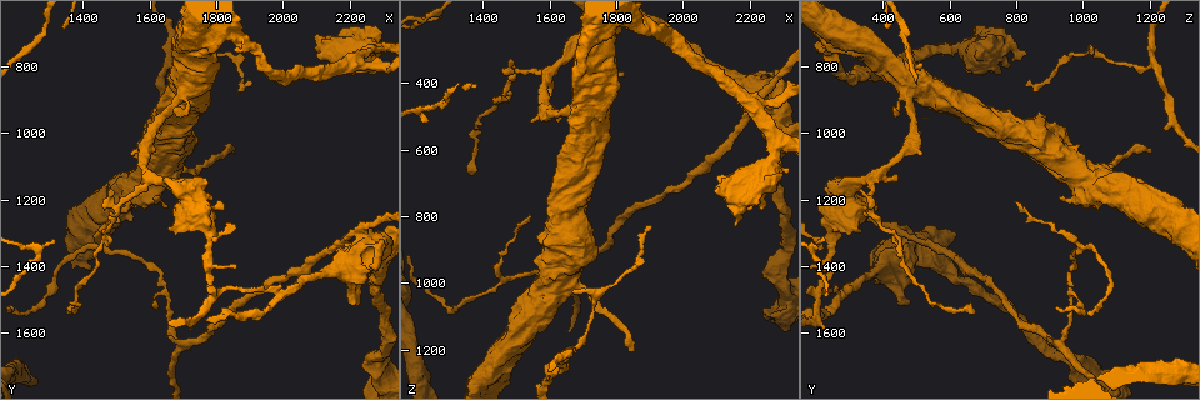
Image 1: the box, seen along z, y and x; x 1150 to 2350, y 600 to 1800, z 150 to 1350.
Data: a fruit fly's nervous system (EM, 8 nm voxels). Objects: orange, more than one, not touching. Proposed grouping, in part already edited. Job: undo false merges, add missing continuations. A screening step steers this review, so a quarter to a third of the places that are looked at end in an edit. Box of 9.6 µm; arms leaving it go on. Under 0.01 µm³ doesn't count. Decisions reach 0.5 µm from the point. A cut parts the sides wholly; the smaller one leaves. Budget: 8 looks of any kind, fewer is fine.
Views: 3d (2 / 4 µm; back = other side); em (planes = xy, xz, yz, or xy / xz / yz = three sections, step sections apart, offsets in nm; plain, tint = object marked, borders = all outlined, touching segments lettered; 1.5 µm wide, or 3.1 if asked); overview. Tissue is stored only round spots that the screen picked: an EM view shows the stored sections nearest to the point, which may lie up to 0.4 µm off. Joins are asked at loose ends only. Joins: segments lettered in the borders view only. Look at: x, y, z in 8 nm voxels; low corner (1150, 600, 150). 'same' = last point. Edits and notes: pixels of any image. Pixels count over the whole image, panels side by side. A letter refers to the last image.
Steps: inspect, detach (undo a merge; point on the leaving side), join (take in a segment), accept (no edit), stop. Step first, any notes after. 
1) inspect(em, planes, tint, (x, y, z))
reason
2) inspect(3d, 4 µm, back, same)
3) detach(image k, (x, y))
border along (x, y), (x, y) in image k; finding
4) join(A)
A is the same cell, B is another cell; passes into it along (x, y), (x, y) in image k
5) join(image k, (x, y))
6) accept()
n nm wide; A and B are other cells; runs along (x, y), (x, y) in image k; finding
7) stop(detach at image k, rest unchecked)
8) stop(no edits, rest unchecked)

inspect(em, planes, plain, (1960, 1470, 250))
two arms in line, one across

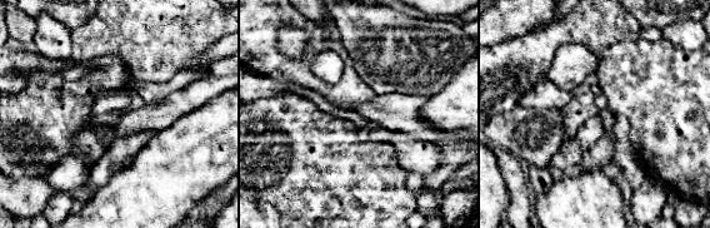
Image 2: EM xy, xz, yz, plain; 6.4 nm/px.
inspect(em, planes, borders, same)

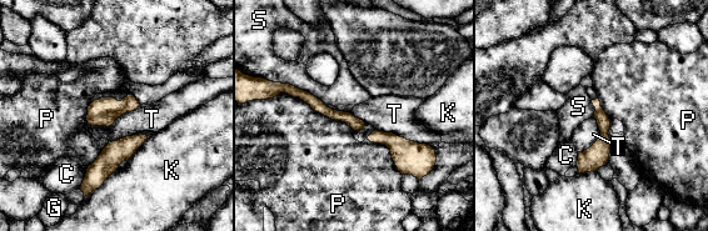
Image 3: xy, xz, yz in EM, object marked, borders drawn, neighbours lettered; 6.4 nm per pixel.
detach(image 3, (597, 155))
40 nm wide; C, G, K, P, S and T are other cells; the part that leaves runs along (141, 137), (123, 149), (85, 189) in image 3; two cells meet here

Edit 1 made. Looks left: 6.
inspect(3d, 2 µm, back, (1670, 760, 1020))
branch stops here

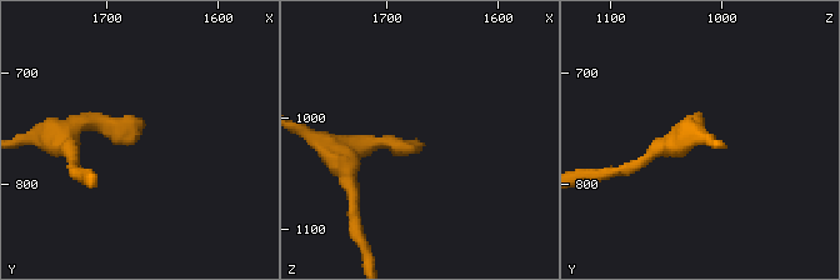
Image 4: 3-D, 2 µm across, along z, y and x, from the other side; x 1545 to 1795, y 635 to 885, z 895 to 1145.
inspect(em, planes, tint, (1670, 752, 1026))

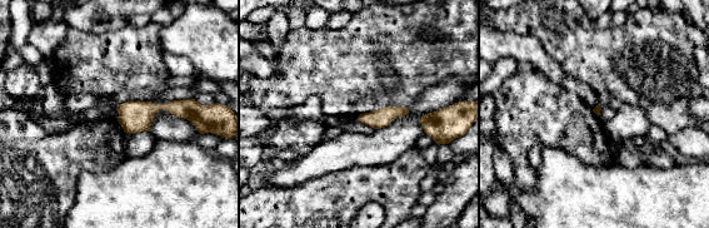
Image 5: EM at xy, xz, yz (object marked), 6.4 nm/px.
inspect(em, planes, borders, same)
what lies round it

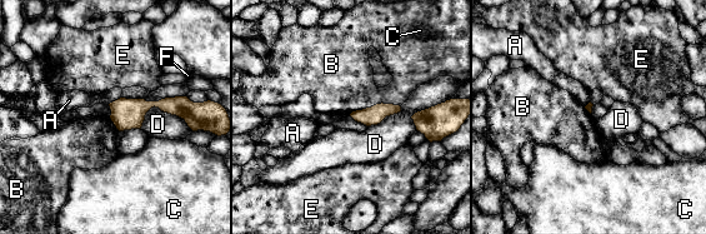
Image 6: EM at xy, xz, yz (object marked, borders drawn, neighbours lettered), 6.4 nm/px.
accept()
A, B, C, D, E and F are other cells; border along (400, 105), (374, 104), (349, 114) in image 6; no lettered segment goes on from it

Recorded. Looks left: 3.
stop(detach at image 3, rest unchecked)

